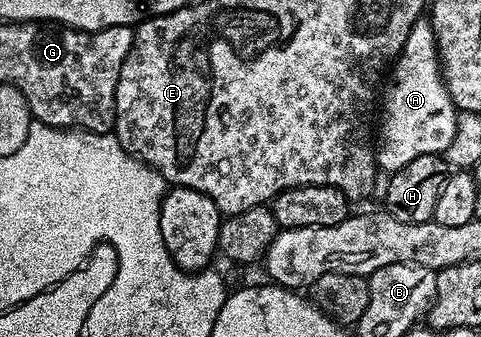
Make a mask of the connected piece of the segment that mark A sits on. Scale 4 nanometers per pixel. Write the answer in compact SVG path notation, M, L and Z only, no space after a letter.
M419 19L412 27L412 31L408 31L408 39L404 43L402 52L398 54L389 70L388 80L380 97L380 113L381 109L382 137L380 133L376 141L376 164L383 174L389 175L400 171L400 167L412 163L412 159L420 159L420 155L445 154L452 143L452 135L456 135L456 123L460 111L454 106L454 100L448 95L448 87L442 80L438 39L429 20Z

